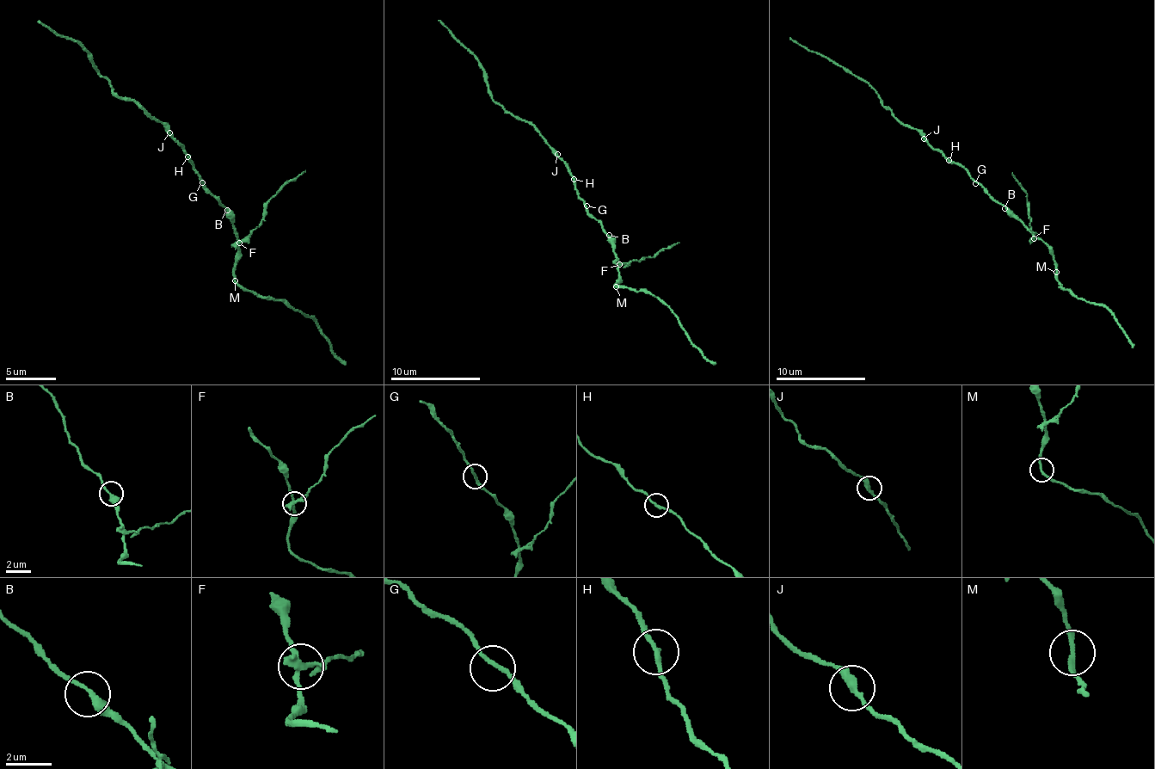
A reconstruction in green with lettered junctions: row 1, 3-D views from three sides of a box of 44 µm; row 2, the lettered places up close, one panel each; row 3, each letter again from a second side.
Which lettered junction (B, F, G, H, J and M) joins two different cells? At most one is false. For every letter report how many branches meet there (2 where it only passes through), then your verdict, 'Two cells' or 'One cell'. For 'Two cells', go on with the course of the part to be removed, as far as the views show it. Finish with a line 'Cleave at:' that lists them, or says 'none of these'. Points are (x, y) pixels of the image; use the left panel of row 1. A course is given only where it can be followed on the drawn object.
B: Branches: 2. One cell
F: Branches: 3. Two cells. Course of the part to remove: (240, 243), (260, 224), (265, 205), (304, 169)
G: Branches: 2. One cell
H: Branches: 2. One cell
J: Branches: 2. One cell
M: Branches: 2. One cell
Cleave at: F

